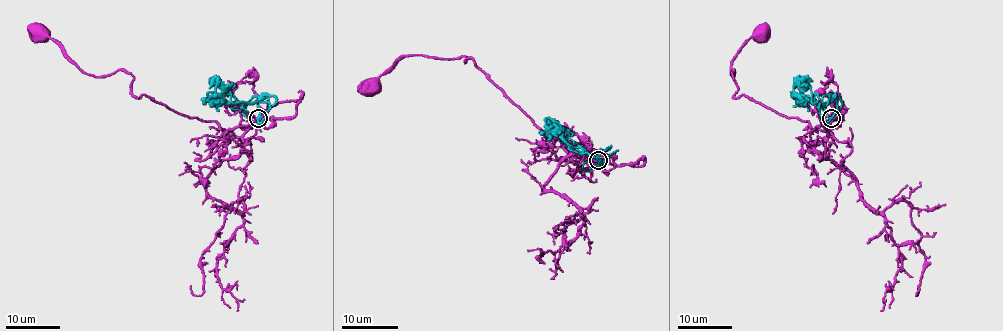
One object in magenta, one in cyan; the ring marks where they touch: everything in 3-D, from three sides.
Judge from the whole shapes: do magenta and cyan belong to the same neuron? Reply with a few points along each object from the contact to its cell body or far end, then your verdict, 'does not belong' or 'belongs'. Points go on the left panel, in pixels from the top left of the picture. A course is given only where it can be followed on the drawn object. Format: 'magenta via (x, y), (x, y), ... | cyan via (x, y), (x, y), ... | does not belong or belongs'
magenta via (259, 119), (225, 130), (214, 121), (188, 118), (136, 96), (129, 73), (85, 73), (39, 34) | cyan via (259, 118), (260, 99), (228, 103), (214, 84), (209, 88) | does not belong

